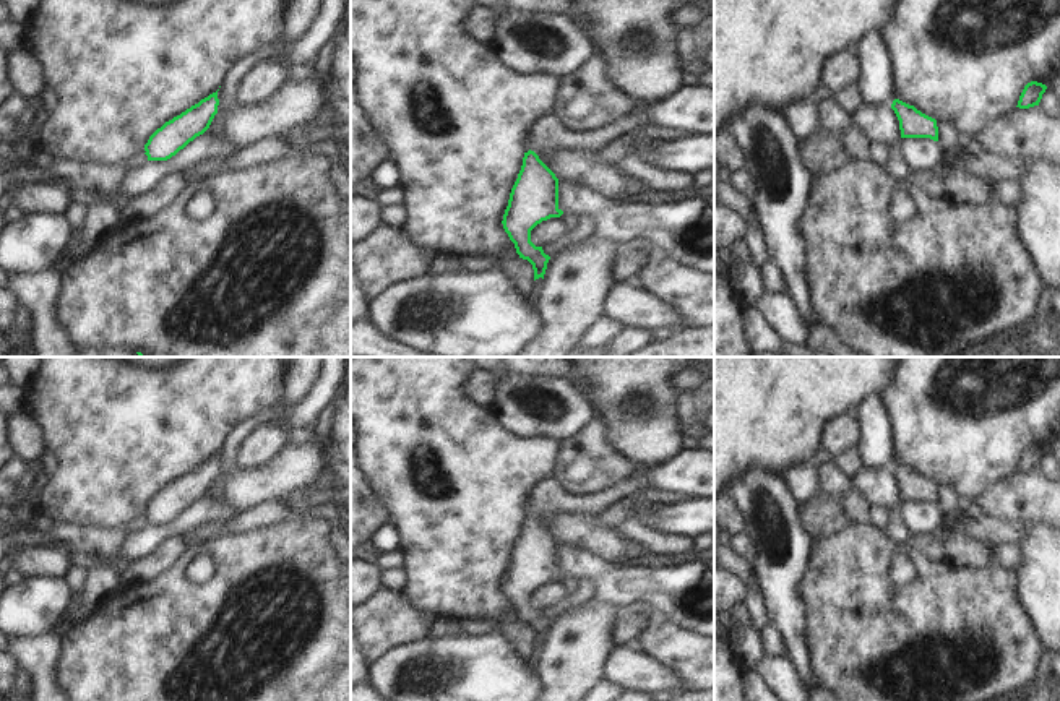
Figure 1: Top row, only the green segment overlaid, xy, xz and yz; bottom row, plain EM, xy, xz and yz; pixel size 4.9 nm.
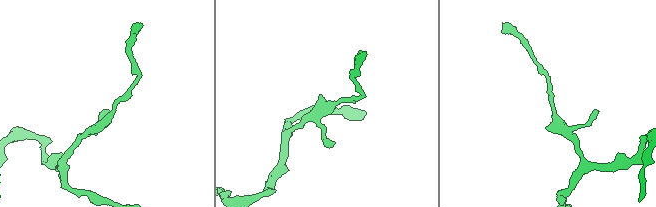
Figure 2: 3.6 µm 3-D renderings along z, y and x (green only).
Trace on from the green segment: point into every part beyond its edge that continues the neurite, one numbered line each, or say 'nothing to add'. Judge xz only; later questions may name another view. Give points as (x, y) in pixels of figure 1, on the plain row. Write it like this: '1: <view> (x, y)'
1: xz (546, 497)

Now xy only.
nothing to add

